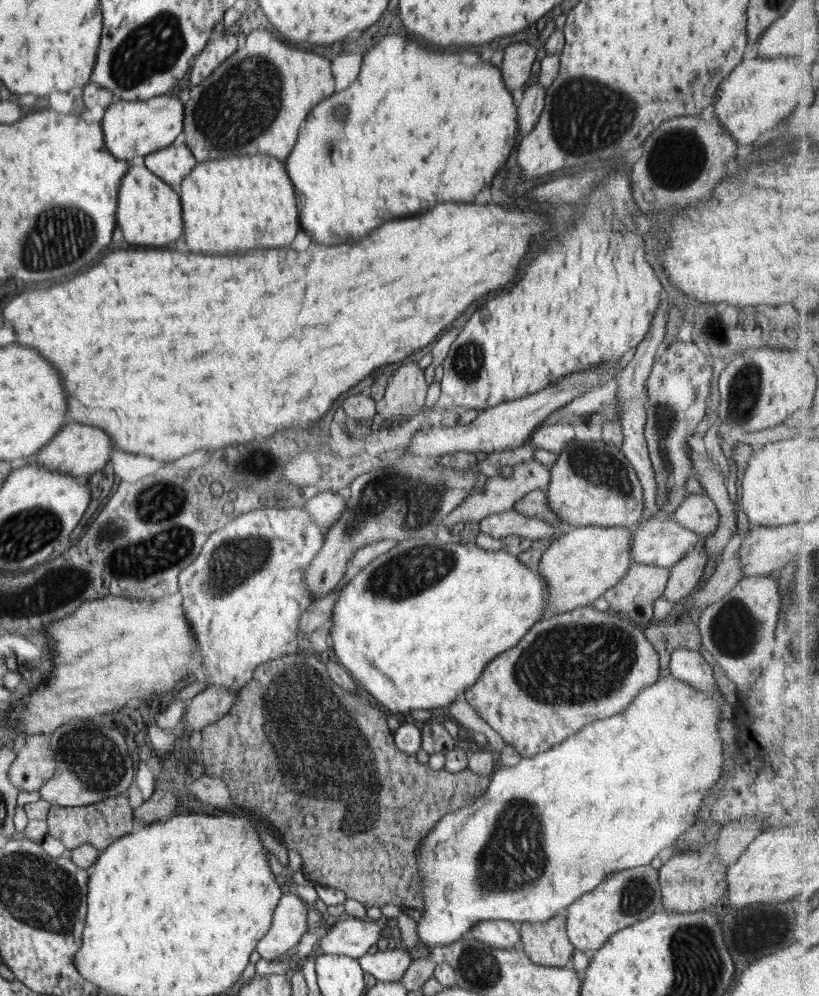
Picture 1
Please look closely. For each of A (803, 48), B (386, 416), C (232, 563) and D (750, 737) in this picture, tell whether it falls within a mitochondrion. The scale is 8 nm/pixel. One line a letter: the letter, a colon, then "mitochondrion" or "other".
A: other
B: other
C: mitochondrion
D: other

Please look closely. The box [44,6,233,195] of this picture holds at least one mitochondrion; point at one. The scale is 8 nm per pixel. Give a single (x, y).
(154, 47)

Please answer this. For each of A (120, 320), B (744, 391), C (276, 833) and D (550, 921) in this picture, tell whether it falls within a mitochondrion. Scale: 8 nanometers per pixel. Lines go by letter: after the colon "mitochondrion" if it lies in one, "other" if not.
A: other
B: mitochondrion
C: other
D: other

